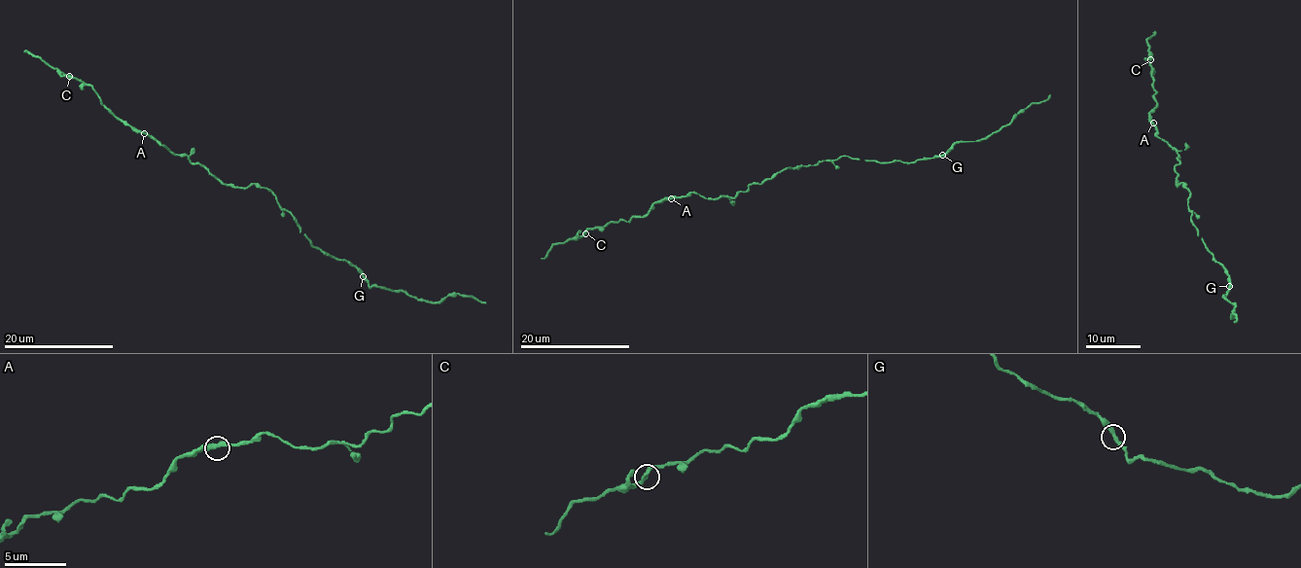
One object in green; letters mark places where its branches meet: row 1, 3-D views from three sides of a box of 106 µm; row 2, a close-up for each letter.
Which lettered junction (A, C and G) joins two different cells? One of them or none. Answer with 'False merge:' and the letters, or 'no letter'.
False merge: no letter

